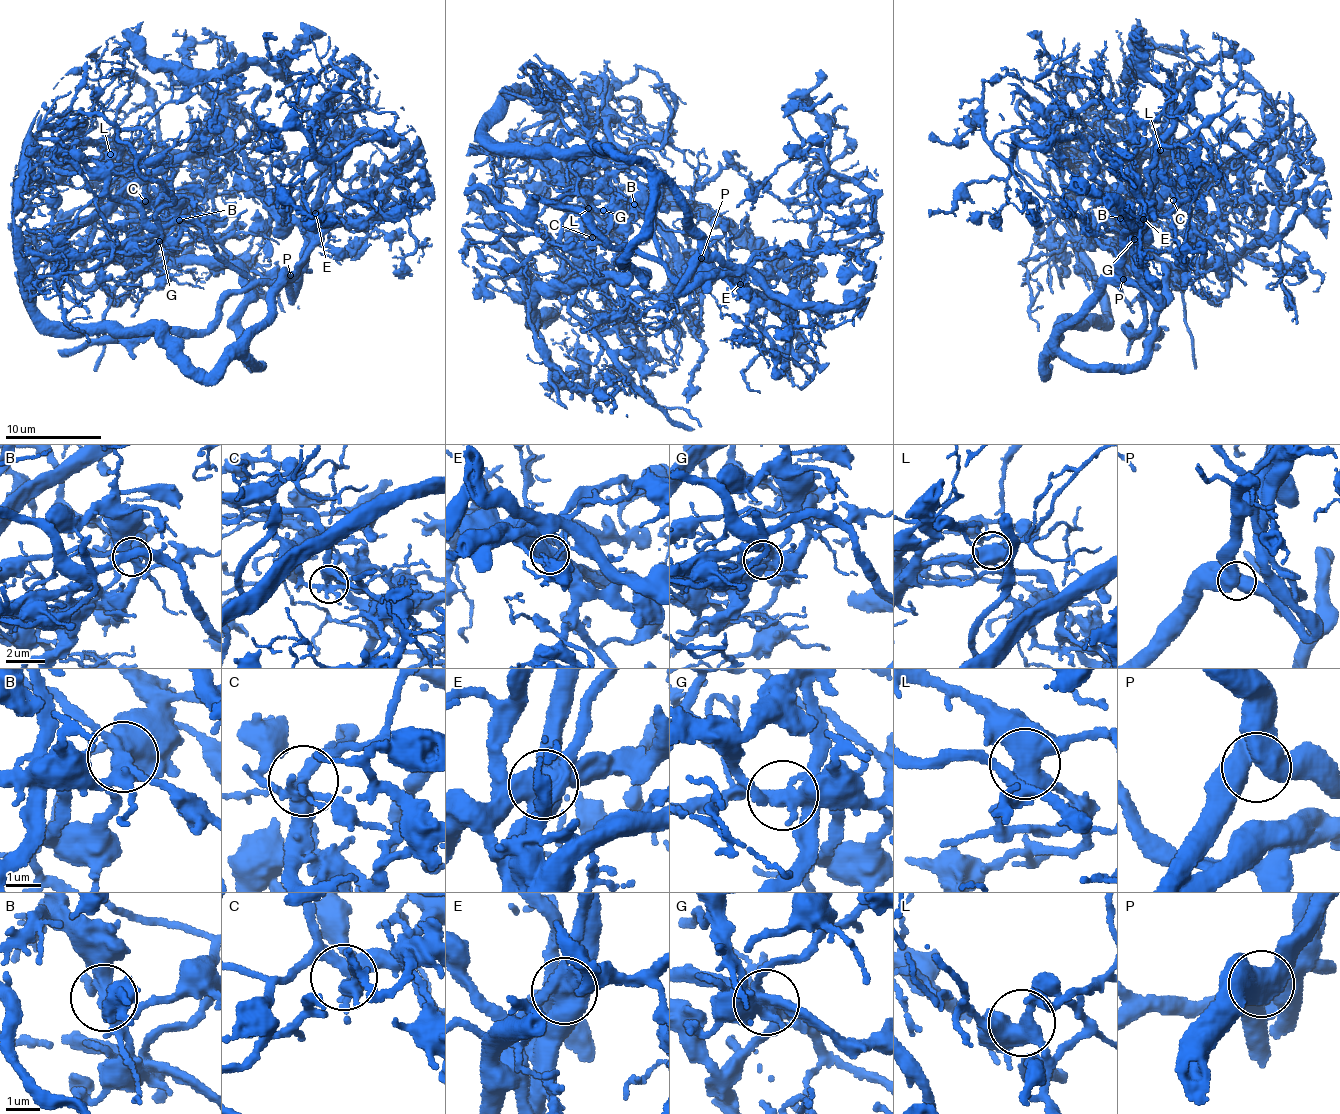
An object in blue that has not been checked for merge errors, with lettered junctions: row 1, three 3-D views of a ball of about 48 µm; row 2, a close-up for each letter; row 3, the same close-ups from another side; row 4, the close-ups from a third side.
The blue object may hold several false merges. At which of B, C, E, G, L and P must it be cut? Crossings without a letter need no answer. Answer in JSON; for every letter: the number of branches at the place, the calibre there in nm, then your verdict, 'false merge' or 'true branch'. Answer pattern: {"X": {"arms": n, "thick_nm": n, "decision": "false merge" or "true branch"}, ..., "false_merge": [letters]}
{"B": {"arms": 4, "thick_nm": 320, "decision": "false merge"}, "C": {"arms": 6, "thick_nm": 320, "decision": "true branch"}, "E": {"arms": 4, "thick_nm": 650, "decision": "false merge"}, "G": {"arms": 5, "thick_nm": 360, "decision": "false merge"}, "L": {"arms": 4, "thick_nm": 500, "decision": "true branch"}, "P": {"arms": 3, "thick_nm": 550, "decision": "true branch"}, "false_merge": ["B", "E", "G"]}

